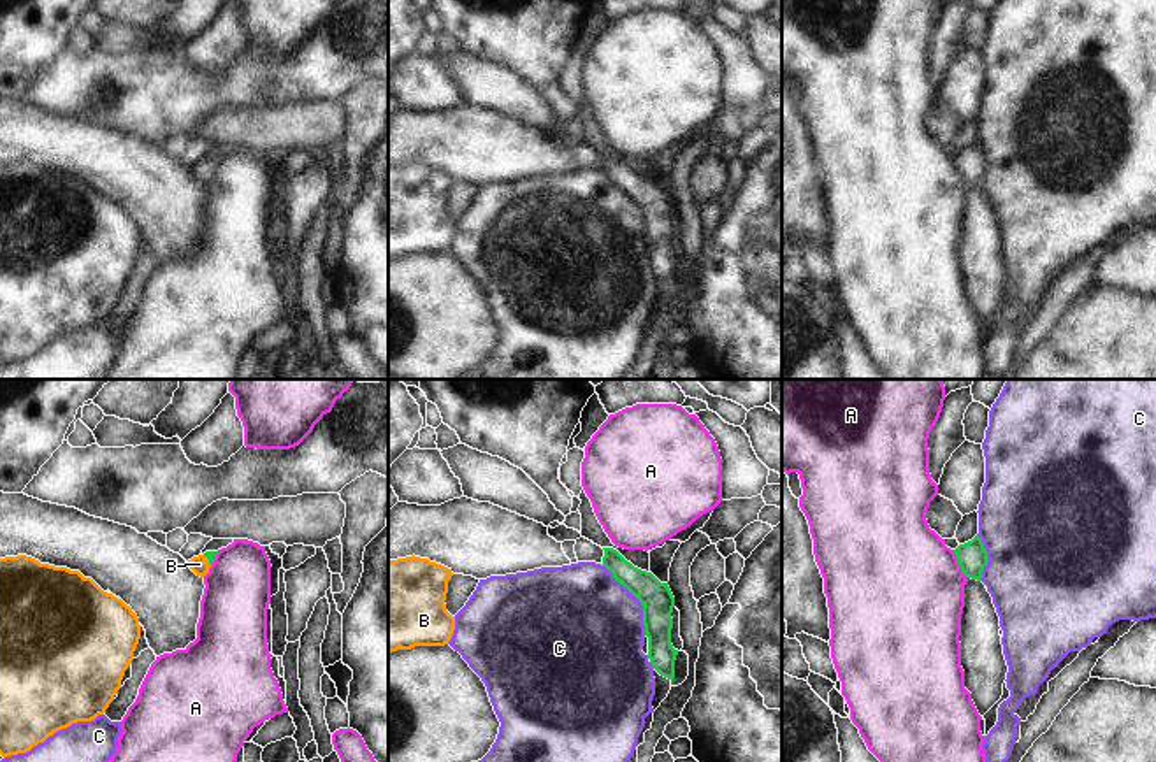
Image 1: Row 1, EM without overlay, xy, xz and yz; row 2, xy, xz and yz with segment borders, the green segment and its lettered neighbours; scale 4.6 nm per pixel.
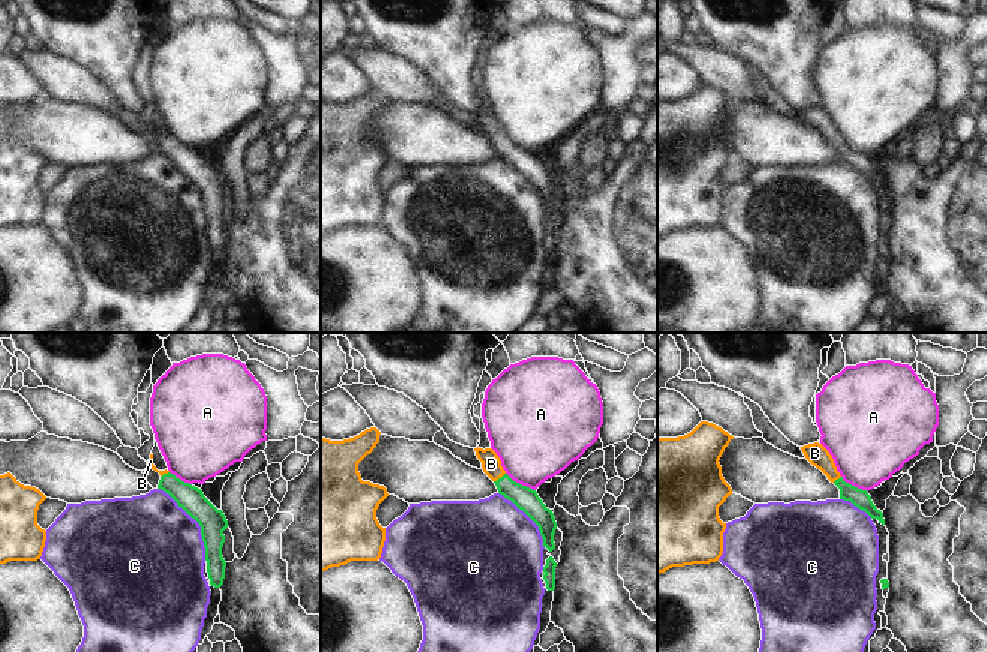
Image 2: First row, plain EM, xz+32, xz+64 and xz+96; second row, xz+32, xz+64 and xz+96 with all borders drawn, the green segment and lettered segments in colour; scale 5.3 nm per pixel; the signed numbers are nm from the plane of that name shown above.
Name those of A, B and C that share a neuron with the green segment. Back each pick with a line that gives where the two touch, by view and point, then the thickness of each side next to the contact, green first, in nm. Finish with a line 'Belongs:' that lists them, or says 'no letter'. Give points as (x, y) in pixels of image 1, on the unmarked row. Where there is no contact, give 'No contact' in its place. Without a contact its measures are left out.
B: Touches green at xy (209, 167). Thickness 40 nm (green) against 80 nm
Belongs: B.

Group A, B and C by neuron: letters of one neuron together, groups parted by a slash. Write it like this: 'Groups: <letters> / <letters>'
Groups: A / B / C.

